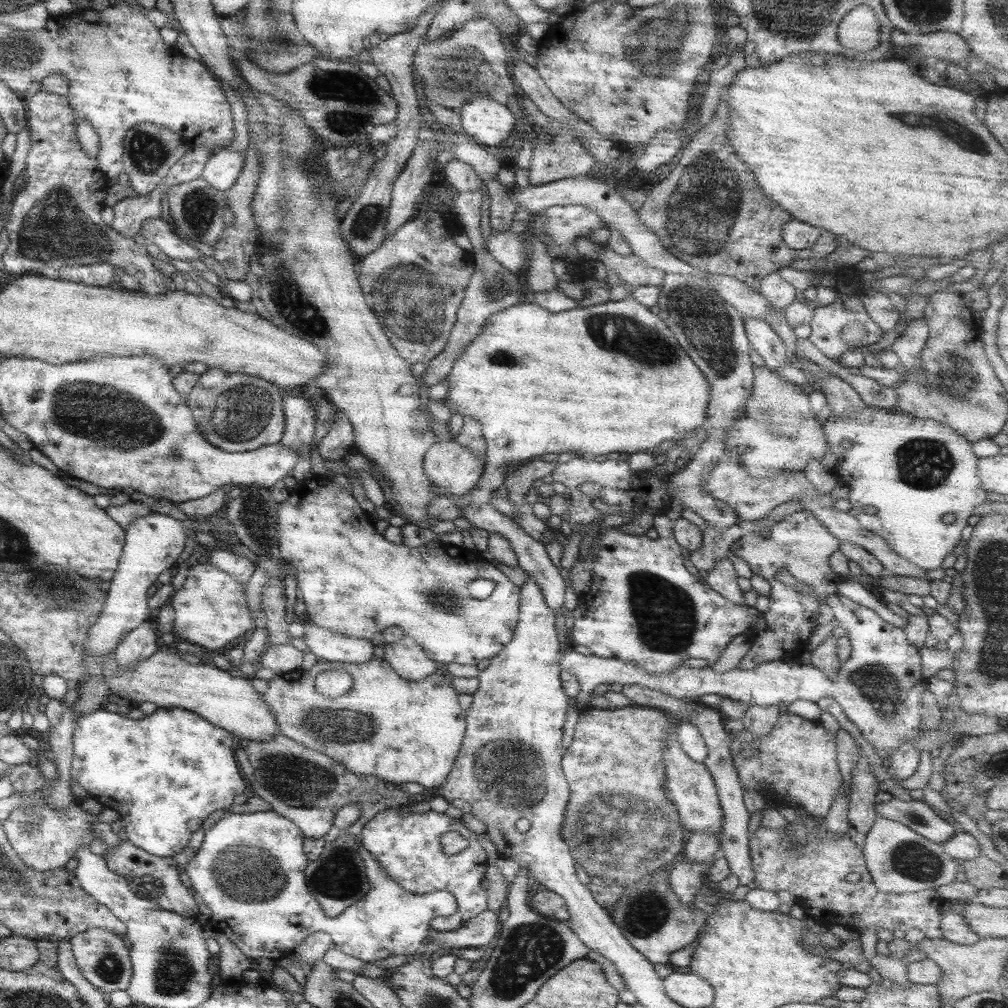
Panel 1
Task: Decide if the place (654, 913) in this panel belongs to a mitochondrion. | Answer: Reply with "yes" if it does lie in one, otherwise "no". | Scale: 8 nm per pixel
yes

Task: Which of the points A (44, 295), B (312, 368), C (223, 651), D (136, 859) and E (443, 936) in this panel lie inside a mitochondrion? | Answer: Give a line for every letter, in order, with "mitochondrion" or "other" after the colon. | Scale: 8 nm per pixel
A: other
B: other
C: other
D: other
E: other

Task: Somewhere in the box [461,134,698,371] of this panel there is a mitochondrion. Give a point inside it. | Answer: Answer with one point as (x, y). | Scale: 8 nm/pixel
(619, 333)

